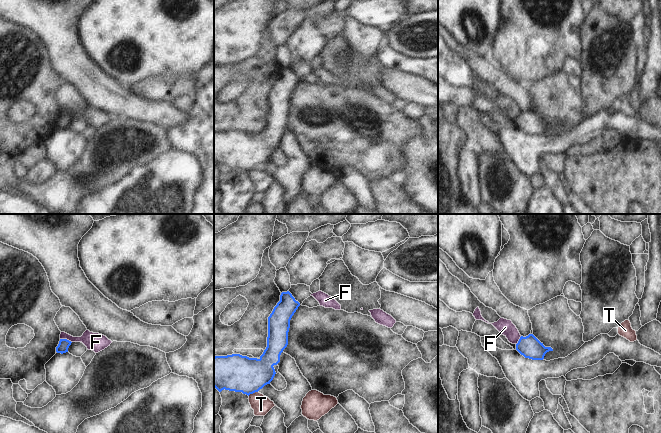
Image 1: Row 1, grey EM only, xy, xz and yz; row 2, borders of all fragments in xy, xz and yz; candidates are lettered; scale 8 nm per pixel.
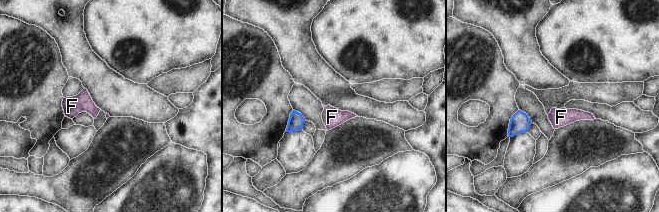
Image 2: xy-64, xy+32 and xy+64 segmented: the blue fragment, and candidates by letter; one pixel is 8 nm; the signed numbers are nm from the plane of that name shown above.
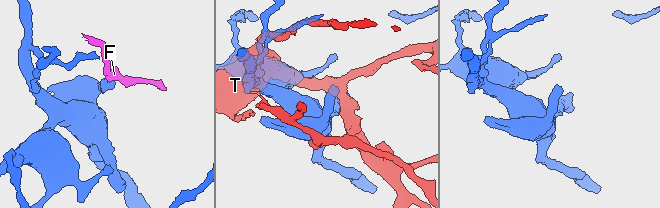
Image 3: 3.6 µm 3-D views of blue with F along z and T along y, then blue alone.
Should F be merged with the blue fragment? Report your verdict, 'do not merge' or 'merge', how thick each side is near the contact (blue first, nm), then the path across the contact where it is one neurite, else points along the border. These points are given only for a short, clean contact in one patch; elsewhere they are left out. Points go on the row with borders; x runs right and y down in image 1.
do not merge; 90 nm thick on the blue side, 150 nm on the other; border along xy (60, 338), (66, 338), (71, 342)

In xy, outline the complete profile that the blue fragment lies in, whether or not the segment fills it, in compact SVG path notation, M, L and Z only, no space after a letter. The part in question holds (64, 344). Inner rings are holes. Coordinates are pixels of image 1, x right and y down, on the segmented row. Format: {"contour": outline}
{"contour": "M60 339L59 344L56 347L56 352L61 354L68 352L68 348L71 343L72 342L67 339Z"}

